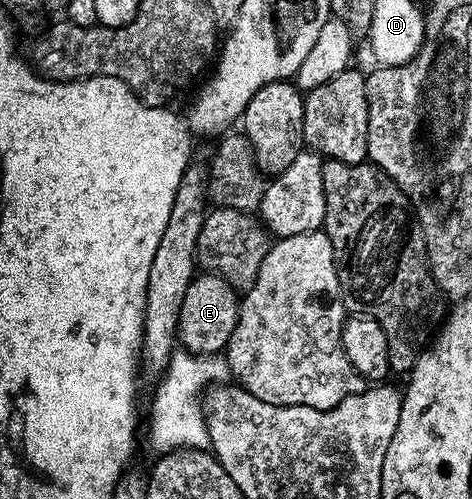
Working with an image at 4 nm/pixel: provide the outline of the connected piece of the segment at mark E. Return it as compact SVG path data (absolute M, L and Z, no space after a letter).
M207 272L197 273L182 299L182 312L178 316L176 329L179 345L190 354L219 355L228 345L234 332L234 324L238 324L240 299L238 291L222 276Z

